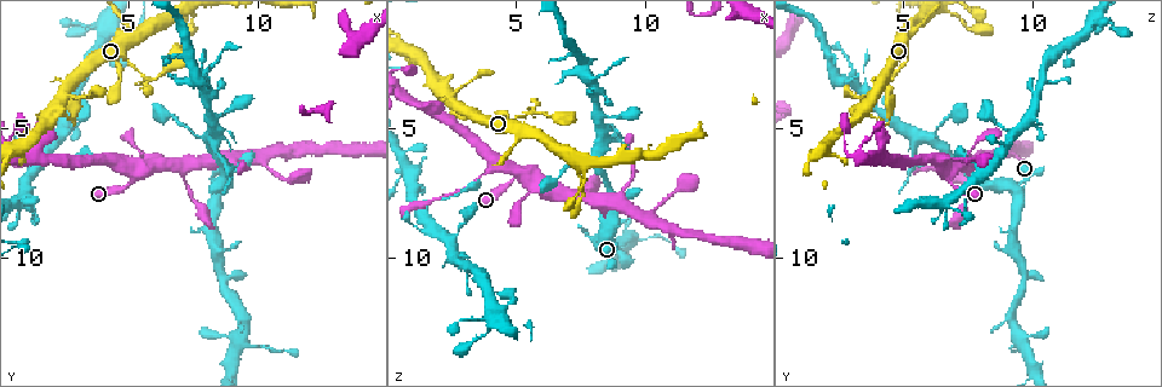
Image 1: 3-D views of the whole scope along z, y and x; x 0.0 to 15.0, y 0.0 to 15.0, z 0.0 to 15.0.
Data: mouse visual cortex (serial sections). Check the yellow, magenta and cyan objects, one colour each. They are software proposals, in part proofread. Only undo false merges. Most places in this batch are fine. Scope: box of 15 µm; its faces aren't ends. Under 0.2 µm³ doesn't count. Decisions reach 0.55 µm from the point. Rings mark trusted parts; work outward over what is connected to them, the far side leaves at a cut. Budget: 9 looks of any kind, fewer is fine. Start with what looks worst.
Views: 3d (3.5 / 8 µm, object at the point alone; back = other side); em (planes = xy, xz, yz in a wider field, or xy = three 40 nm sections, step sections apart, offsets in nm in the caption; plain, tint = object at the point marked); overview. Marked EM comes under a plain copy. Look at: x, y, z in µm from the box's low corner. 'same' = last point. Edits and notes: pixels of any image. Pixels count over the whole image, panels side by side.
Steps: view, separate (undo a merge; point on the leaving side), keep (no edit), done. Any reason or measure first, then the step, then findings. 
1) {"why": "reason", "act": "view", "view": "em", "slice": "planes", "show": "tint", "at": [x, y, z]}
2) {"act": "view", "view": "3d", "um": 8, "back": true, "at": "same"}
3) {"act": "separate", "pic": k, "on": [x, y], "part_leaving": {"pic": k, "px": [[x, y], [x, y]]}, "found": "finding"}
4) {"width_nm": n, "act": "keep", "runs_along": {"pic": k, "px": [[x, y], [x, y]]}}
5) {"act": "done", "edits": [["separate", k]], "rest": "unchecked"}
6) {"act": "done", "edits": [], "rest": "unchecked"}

{"why": "abrupt turn", "act": "view", "view": "3d", "um": 8, "at": [5.7, 3.1, 4.3]}

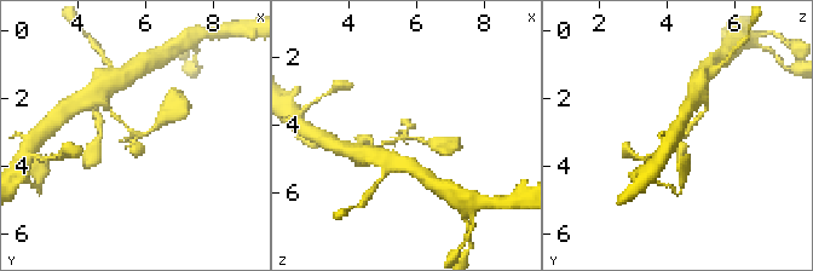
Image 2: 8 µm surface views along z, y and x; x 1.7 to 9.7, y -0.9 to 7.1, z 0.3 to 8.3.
{"why": "closer look", "act": "view", "view": "3d", "um": 3.5, "at": [5.8, 3.1, 4.3]}

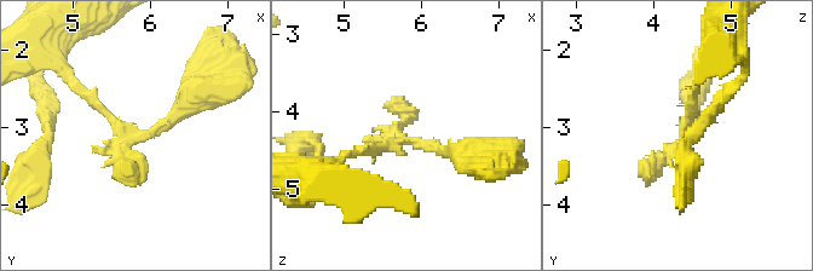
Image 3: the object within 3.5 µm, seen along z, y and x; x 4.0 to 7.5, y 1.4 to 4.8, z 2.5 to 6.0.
{"act": "view", "view": "em", "slice": "planes", "show": "tint", "at": [5.85, 3.10, 4.40]}

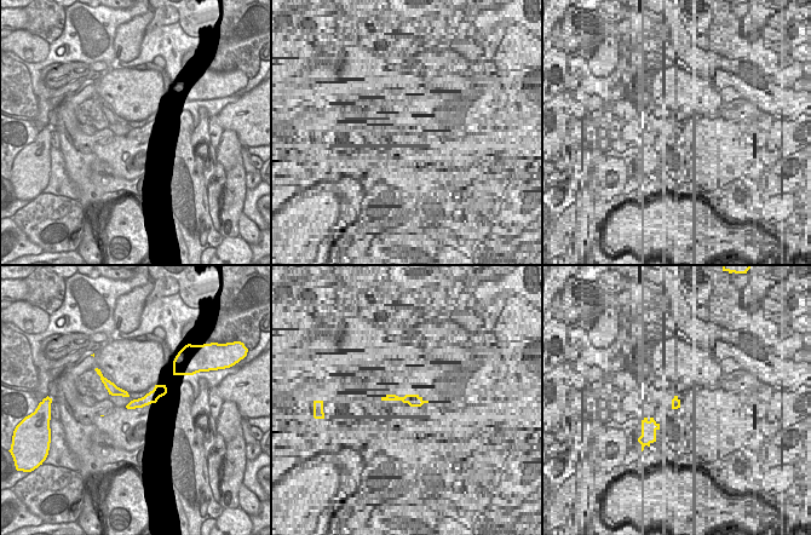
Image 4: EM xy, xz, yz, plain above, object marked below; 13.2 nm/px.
{"act": "keep", "runs_along": {"pic": 3, "px": [[74, 82], [133, 134], [167, 124], [205, 86]]}, "found": "all the same cell"}

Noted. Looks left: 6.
{"why": "thin arm on a thick one", "act": "view", "view": "3d", "um": 3.5, "at": [4.1, 6.2, 6.6]}

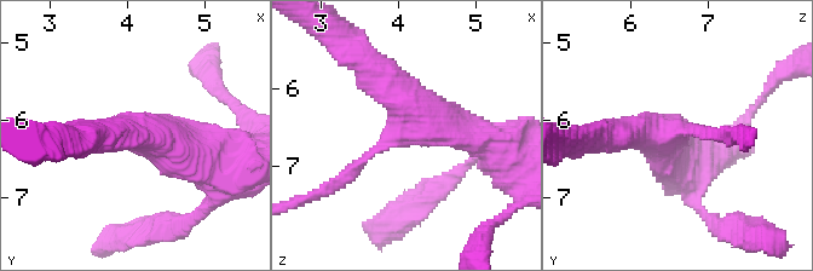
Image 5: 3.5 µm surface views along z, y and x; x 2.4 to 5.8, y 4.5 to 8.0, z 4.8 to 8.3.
{"arms": 3, "arm_widths_nm": [150, 400, 450], "why": "need the tissue", "act": "view", "view": "em", "slice": "planes", "show": "tint", "at": [4.05, 6.20, 6.55]}

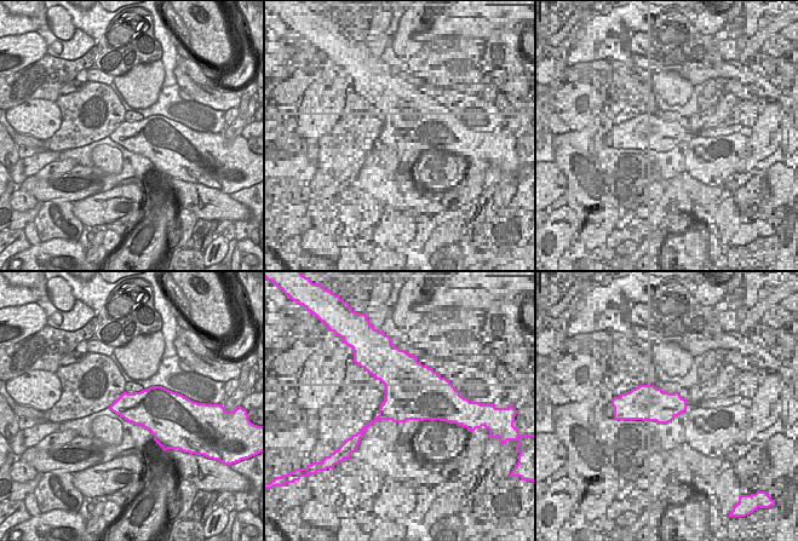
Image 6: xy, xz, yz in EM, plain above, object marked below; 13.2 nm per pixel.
{"act": "keep", "runs_along": {"pic": 5, "px": [[484, 139], [414, 109], [362, 53]]}, "found": "all the same cell"}

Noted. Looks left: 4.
{"why": "abrupt turn", "act": "view", "view": "3d", "um": 3.5, "at": [8.3, 7.6, 9.4]}

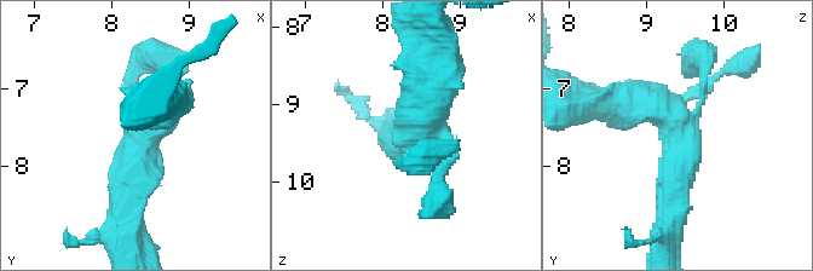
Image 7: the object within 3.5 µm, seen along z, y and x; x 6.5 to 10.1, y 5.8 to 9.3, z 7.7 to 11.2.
{"why": "shape alone is not enough", "act": "view", "view": "em", "slice": "xy", "step": 3, "show": "tint", "at": [8.40, 7.65, 9.45]}

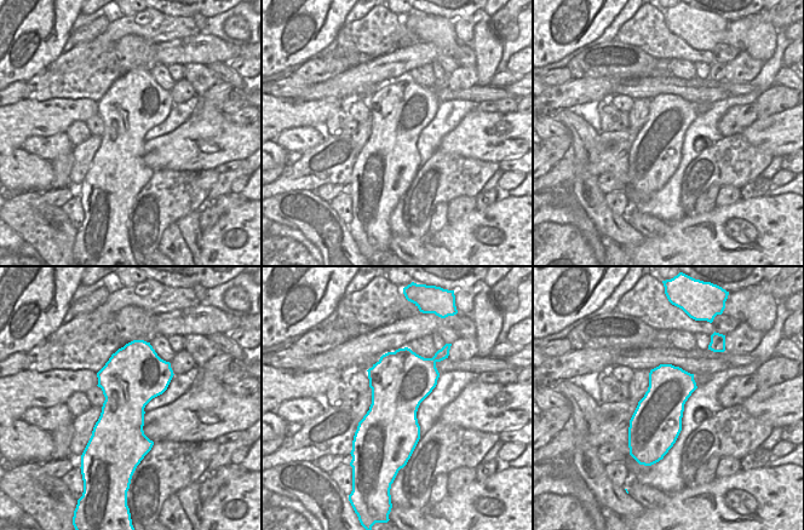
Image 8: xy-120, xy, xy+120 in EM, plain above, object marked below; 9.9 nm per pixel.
{"act": "keep", "runs_along": {"pic": 7, "px": [[703, 69], [673, 218]]}, "found": "continuous, no second cell"}

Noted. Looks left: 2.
{"why": "three-way junction", "act": "view", "view": "3d", "um": 3.5, "at": [5.1, 1.3, 5.2]}

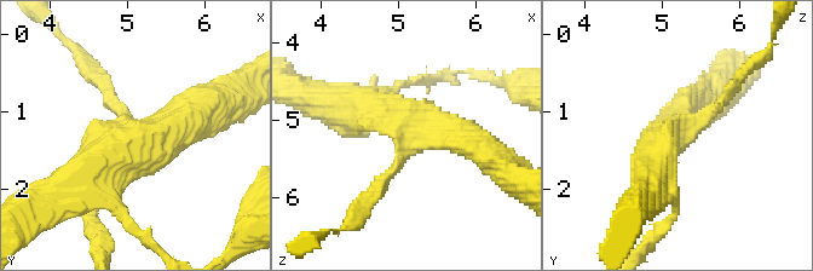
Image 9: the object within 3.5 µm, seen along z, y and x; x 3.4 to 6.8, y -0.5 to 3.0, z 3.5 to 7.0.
{"arms": 3, "arm_widths_nm": [150, 400, 500], "why": "shape alone is not enough", "act": "view", "view": "em", "slice": "xy", "step": 1, "show": "tint", "at": [5.10, 1.30, 5.25]}

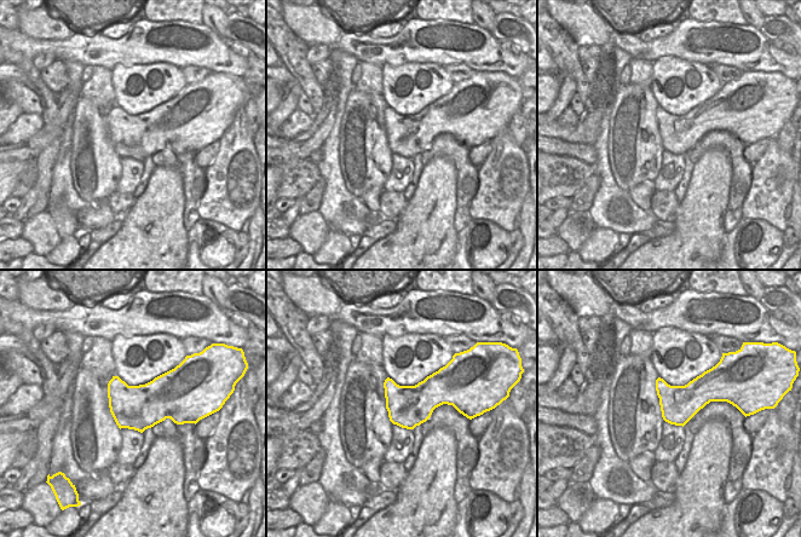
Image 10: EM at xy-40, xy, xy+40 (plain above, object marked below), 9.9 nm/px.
{"act": "keep", "runs_along": {"pic": 9, "px": [[80, 178], [211, 99]]}, "found": "all the same cell"}

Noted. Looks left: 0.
{"act": "done", "edits": [], "rest": "unchecked"}

